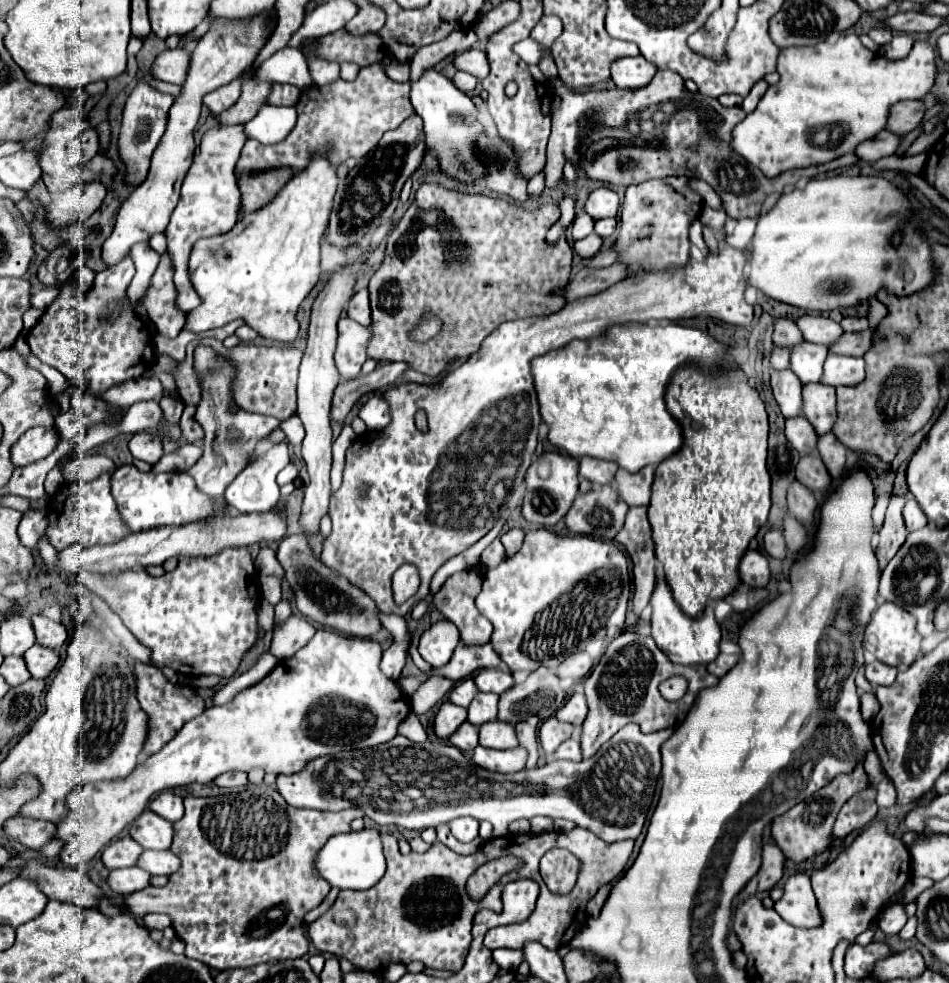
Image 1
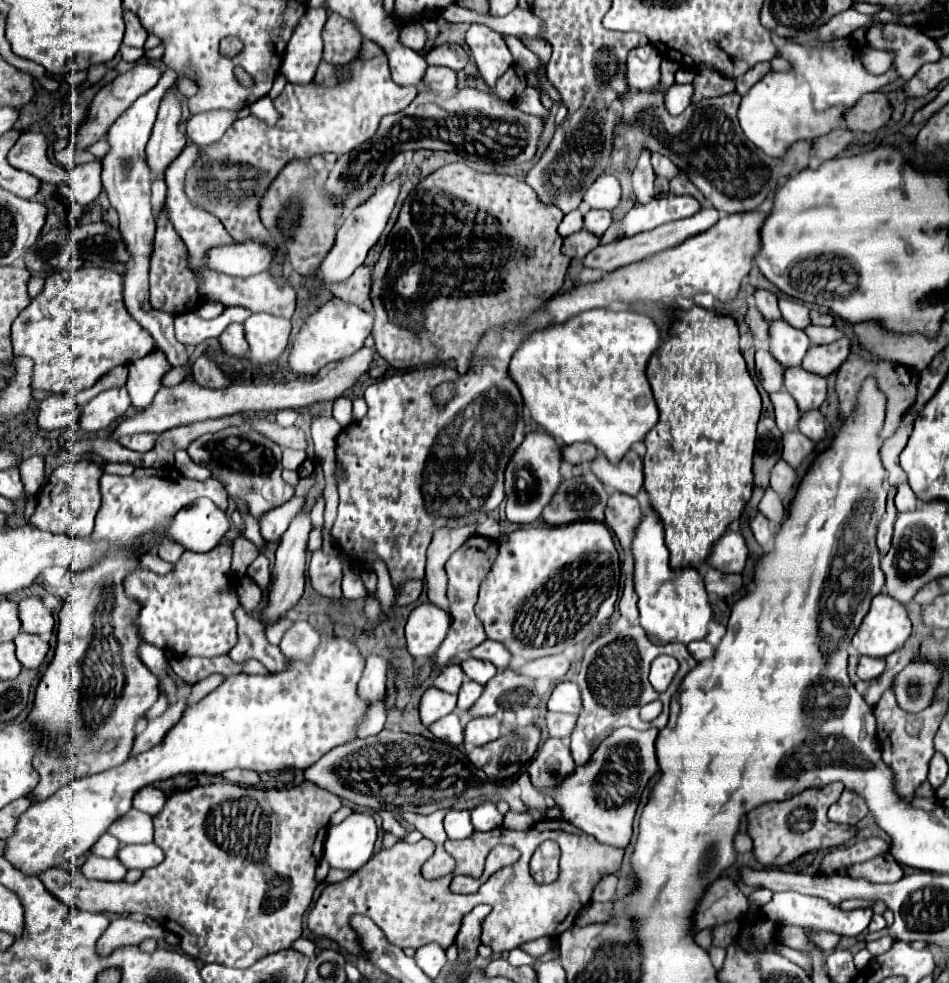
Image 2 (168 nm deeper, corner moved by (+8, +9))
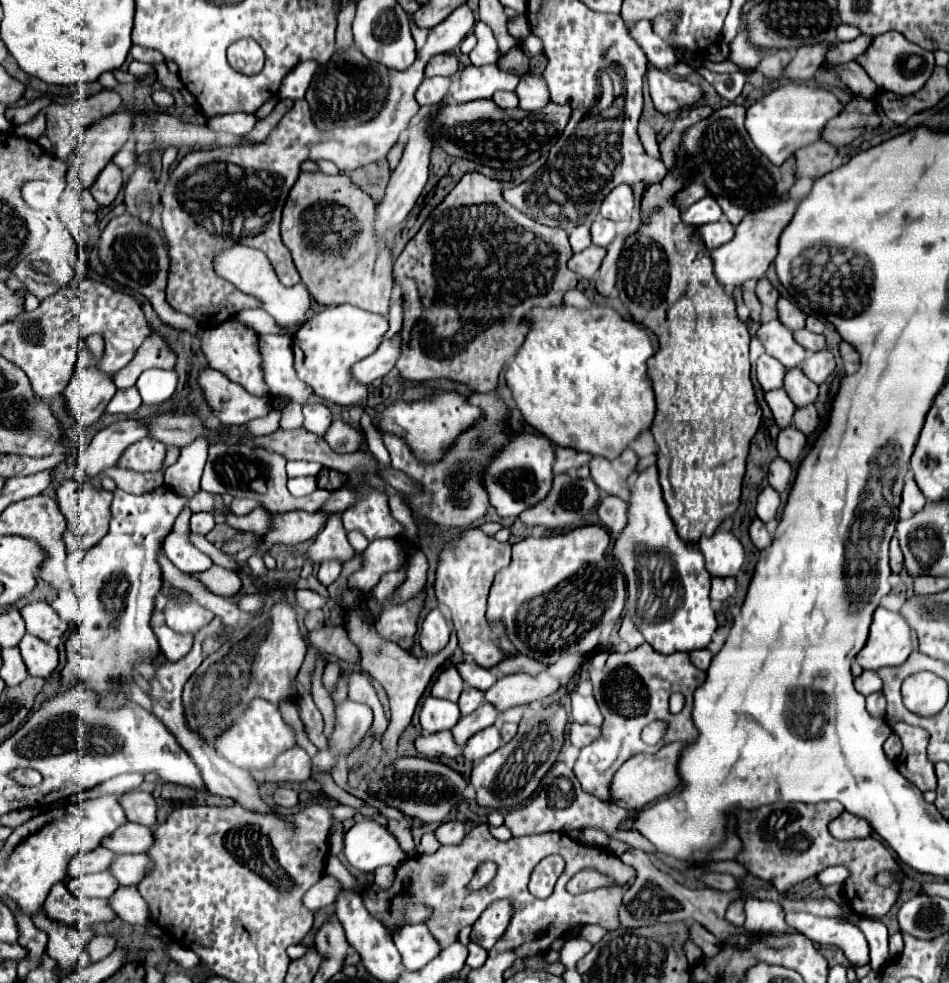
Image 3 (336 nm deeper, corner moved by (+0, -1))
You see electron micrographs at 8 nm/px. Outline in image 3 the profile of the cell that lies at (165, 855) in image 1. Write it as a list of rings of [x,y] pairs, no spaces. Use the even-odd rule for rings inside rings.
[[[117,855],[111,863],[111,873],[121,885],[137,885],[147,871],[151,871],[153,859],[149,855]]]

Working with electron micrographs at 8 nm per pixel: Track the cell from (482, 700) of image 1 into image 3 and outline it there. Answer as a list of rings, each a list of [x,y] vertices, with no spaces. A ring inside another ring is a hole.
[[[465,687],[465,691],[461,693],[461,697],[459,697],[457,703],[459,703],[461,713],[469,715],[469,713],[473,713],[483,703],[483,691],[473,689],[473,687]]]

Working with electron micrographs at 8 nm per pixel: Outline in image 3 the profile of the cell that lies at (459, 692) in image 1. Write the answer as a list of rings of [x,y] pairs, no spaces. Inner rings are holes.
[[[447,667],[445,671],[441,671],[441,675],[431,687],[433,697],[447,699],[447,701],[457,701],[461,691],[463,691],[463,679],[455,667]]]

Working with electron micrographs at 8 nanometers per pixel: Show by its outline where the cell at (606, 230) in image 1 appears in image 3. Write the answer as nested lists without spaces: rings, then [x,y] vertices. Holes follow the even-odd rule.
[[[597,217],[591,225],[591,237],[593,237],[593,243],[599,247],[611,245],[611,241],[615,239],[615,221],[607,221],[603,217]]]

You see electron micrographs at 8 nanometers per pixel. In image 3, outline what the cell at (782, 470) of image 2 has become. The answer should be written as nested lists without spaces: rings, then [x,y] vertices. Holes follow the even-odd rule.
[[[781,457],[773,459],[773,463],[769,467],[769,485],[777,493],[787,491],[787,487],[791,485],[791,477],[793,477],[793,467],[787,461],[783,461]]]

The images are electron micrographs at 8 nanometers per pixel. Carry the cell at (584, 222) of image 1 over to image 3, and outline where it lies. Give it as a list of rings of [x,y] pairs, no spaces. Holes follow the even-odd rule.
[[[579,225],[571,231],[569,235],[569,241],[571,241],[571,247],[573,247],[573,253],[579,253],[583,251],[585,247],[591,245],[591,235],[589,235],[589,227],[585,225]]]

